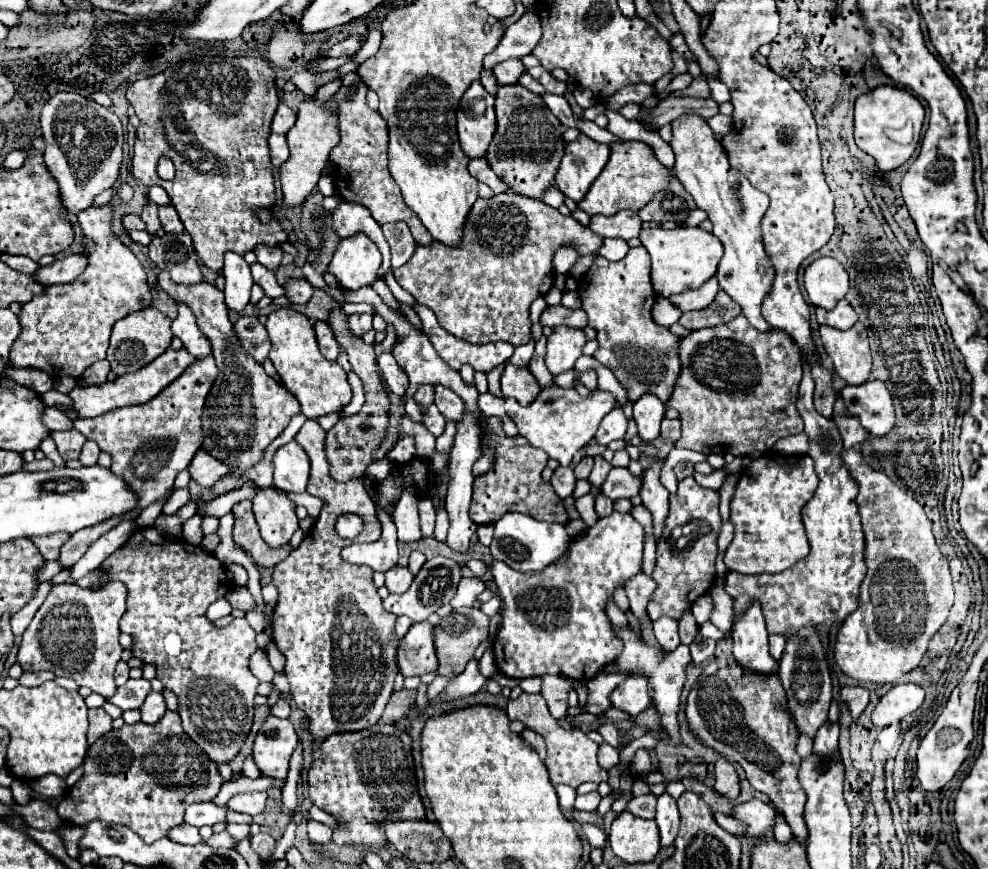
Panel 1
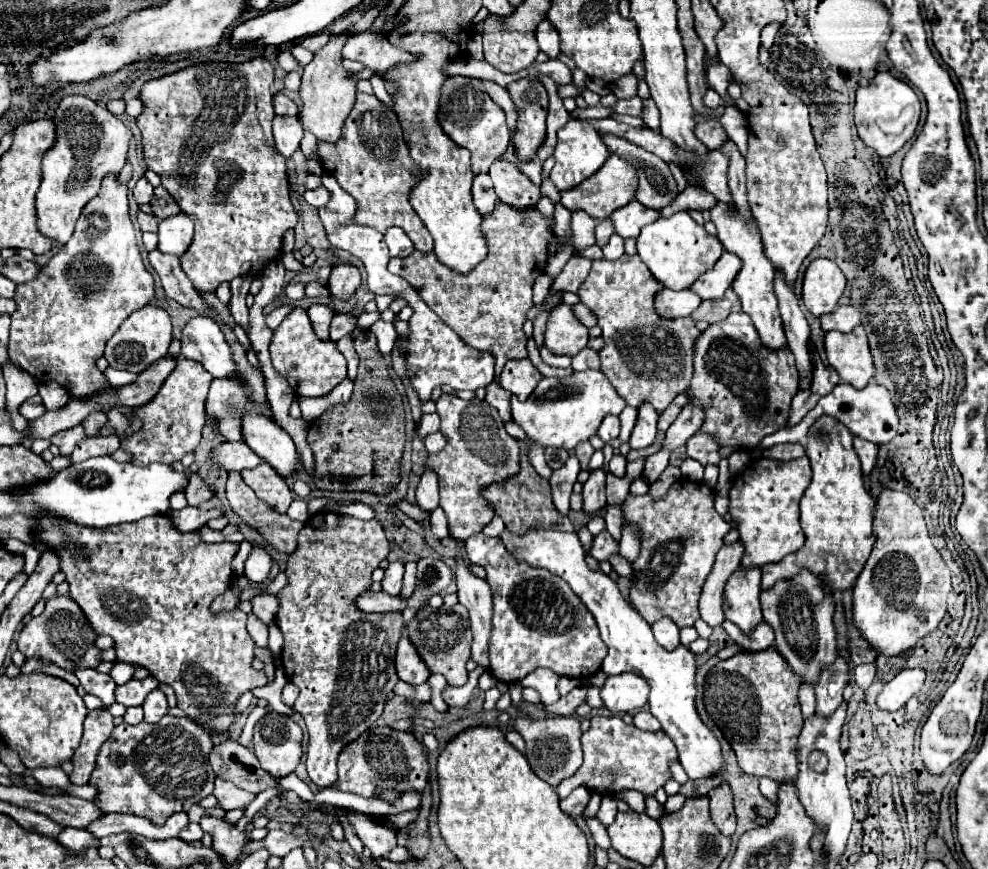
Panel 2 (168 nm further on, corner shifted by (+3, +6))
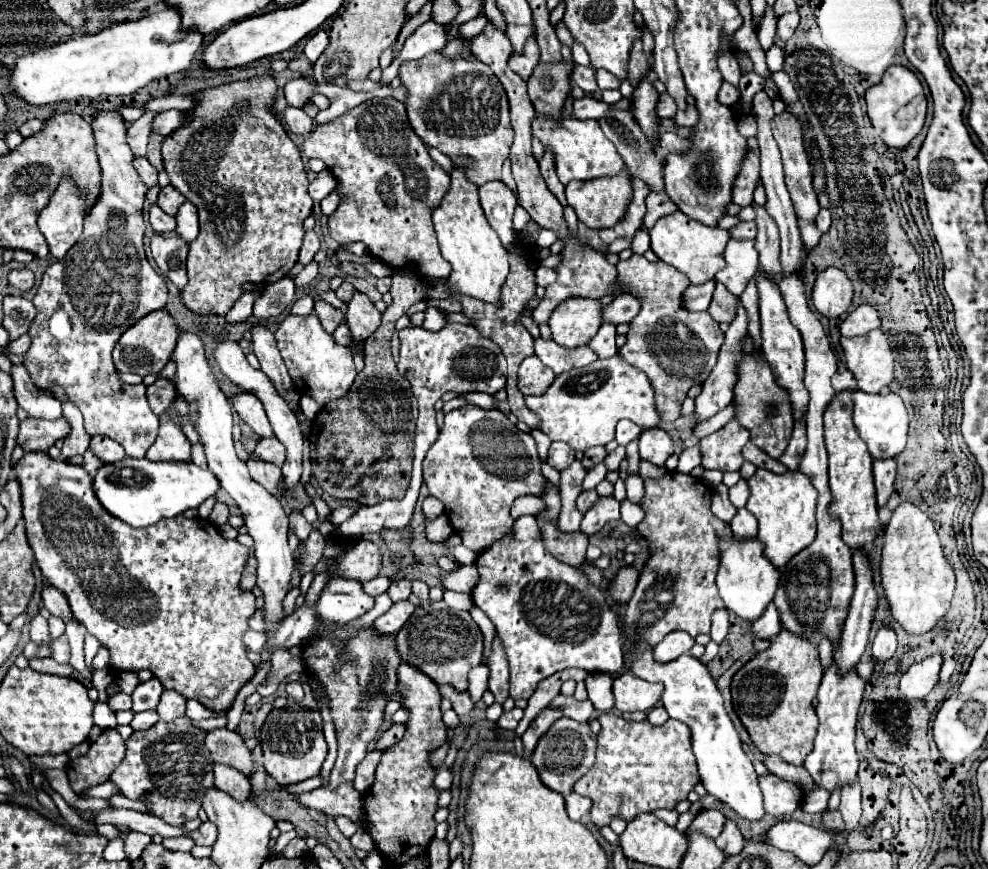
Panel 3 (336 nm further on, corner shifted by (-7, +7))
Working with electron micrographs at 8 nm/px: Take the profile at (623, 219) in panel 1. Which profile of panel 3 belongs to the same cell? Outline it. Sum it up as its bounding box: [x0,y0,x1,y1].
[643,192,677,228]

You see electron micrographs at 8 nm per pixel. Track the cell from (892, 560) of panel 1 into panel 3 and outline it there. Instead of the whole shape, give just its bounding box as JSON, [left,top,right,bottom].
[881,504,955,634]

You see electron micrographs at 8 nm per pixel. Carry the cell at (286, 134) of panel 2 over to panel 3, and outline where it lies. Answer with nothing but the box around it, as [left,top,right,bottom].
[285,106,313,136]

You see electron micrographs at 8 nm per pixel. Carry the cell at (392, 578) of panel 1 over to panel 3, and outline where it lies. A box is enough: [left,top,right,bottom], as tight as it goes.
[387,578,411,602]

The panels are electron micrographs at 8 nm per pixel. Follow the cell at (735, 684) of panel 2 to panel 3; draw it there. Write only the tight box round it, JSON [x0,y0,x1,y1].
[731,630,823,766]

